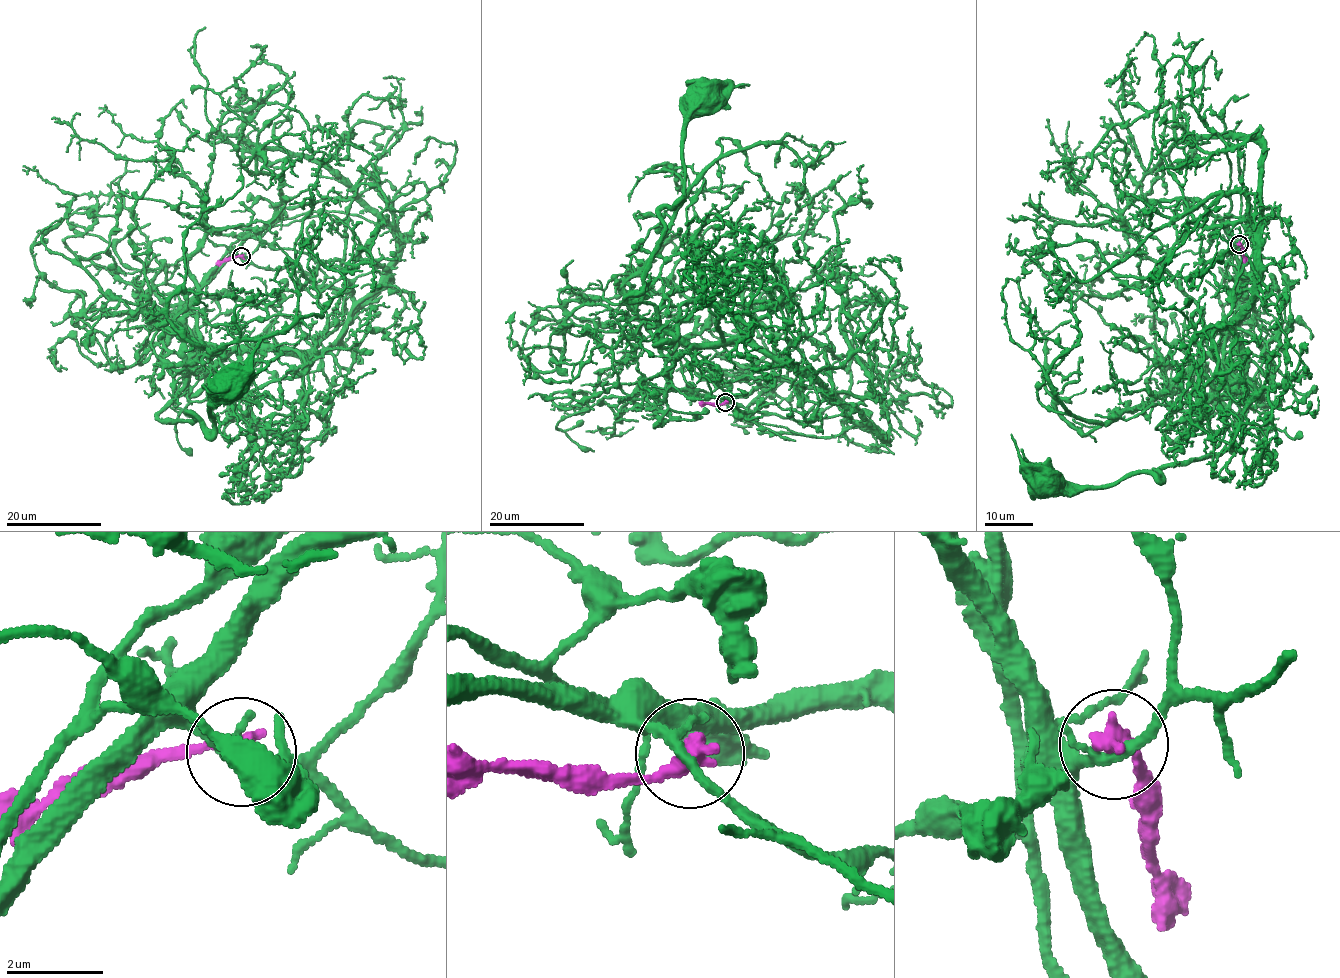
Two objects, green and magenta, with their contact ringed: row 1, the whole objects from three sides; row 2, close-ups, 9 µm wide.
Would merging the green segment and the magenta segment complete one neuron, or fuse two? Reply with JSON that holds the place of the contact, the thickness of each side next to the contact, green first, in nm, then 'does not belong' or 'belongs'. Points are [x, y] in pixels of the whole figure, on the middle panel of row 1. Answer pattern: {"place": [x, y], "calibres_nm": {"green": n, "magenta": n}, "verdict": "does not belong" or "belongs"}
{"place": [725, 402], "calibres_nm": {"green": 180, "magenta": 420}, "verdict": "does not belong"}

